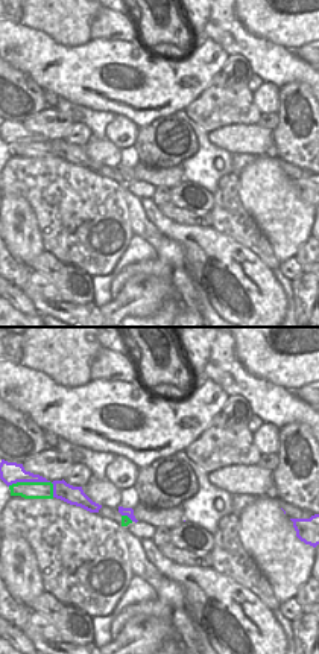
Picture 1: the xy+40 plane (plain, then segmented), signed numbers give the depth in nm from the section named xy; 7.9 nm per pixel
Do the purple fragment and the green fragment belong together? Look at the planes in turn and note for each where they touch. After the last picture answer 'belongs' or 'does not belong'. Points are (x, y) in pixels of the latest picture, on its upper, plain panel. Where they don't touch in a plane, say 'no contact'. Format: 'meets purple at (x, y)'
meets purple at (37, 140)

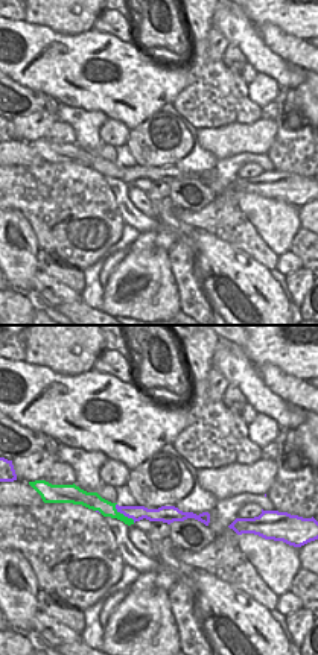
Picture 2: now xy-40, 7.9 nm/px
meets purple at (124, 174)

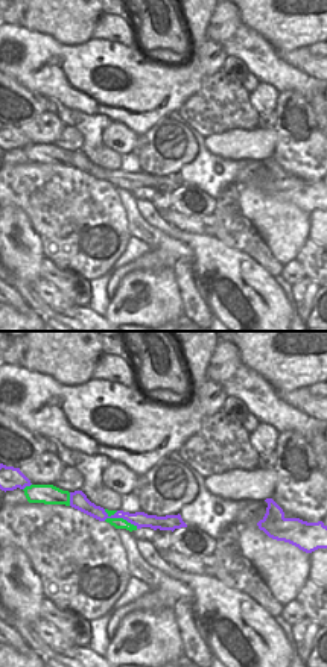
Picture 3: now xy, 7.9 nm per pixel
meets purple at (120, 177)

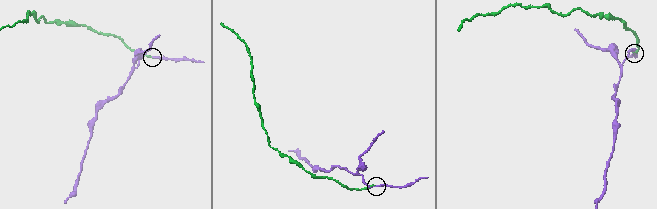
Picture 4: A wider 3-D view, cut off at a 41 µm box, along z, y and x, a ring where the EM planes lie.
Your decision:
does not belong

